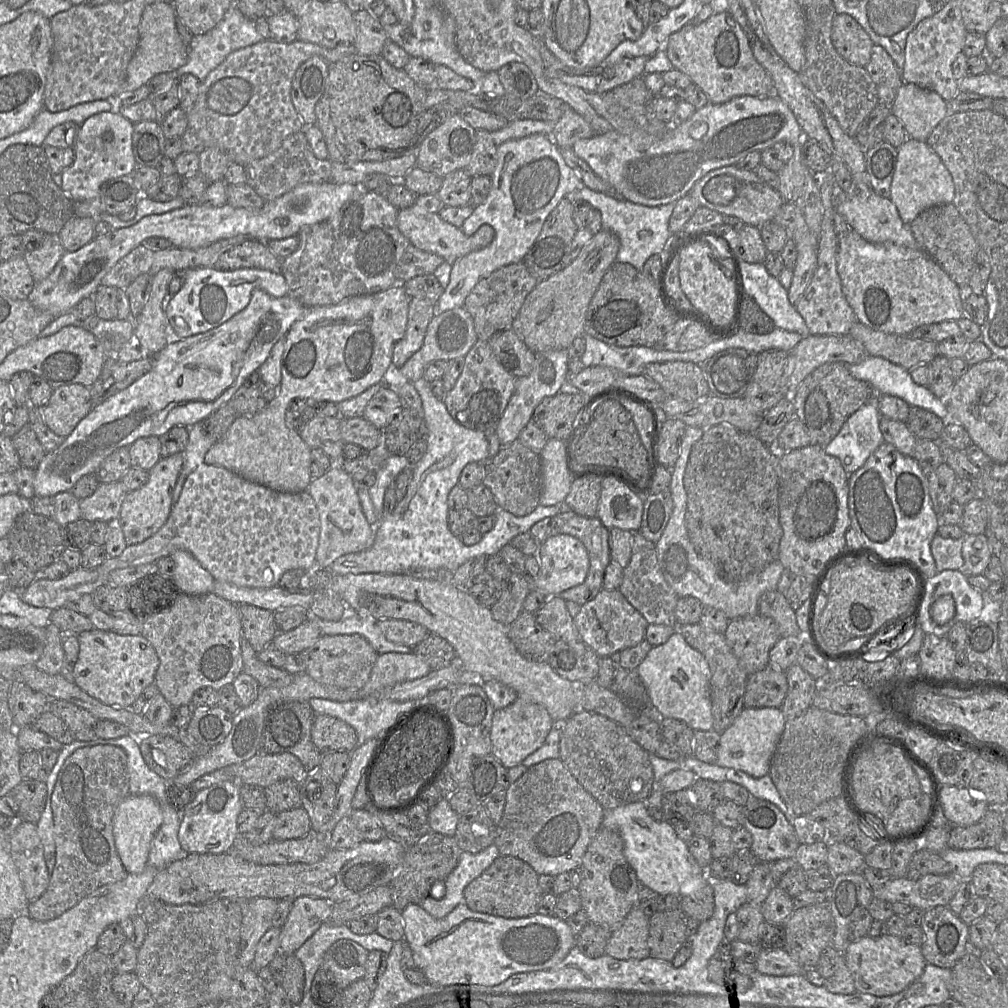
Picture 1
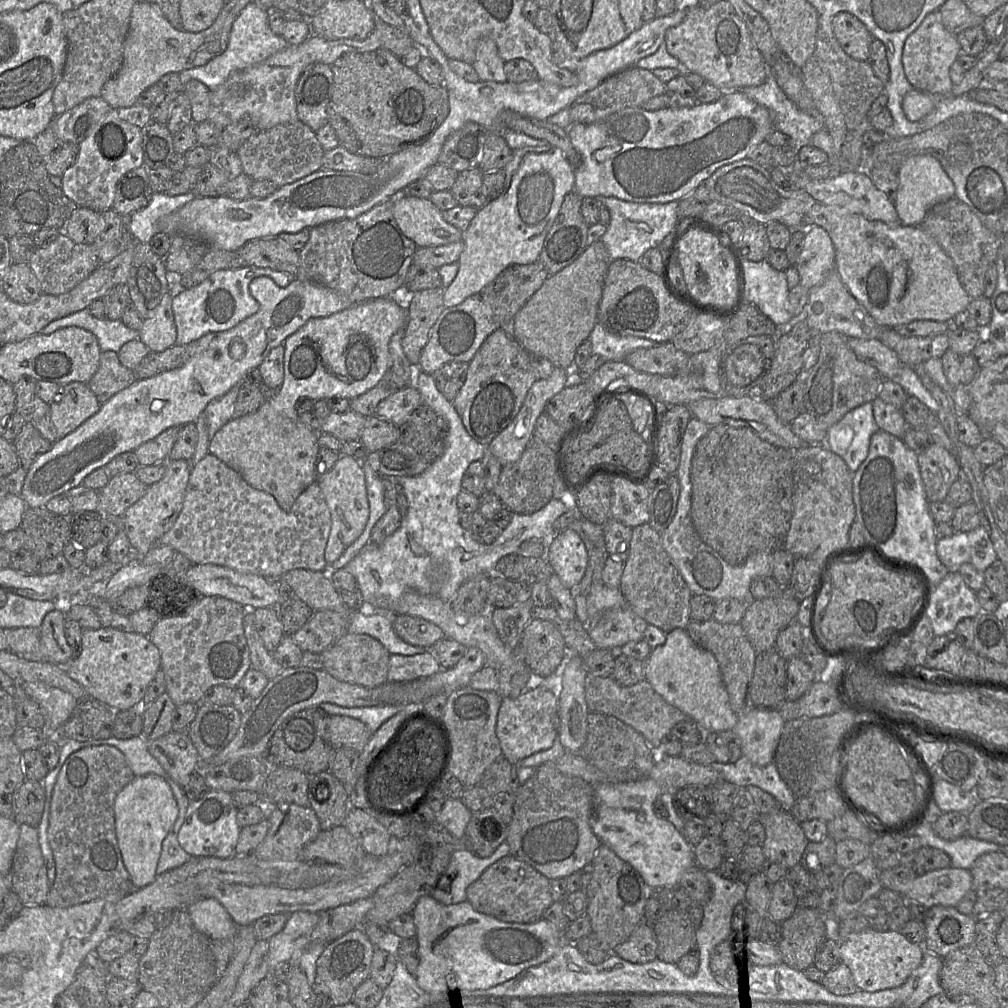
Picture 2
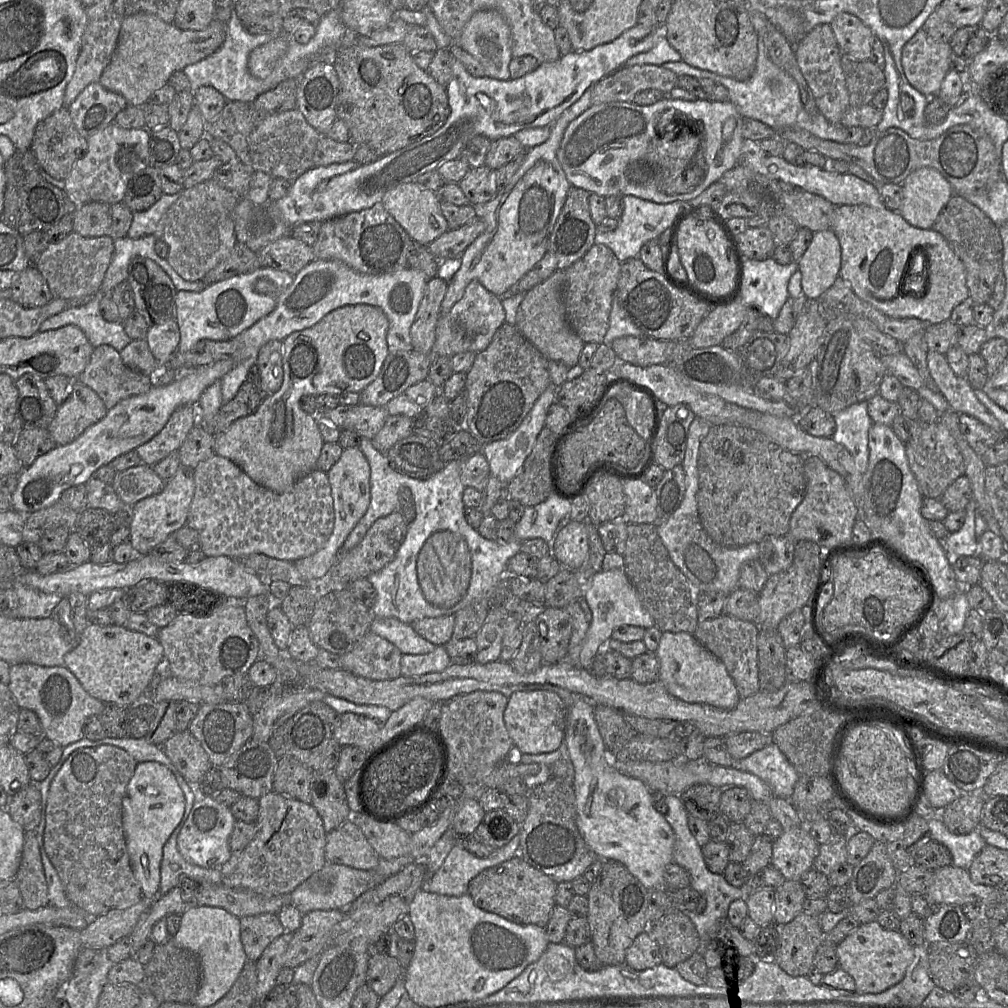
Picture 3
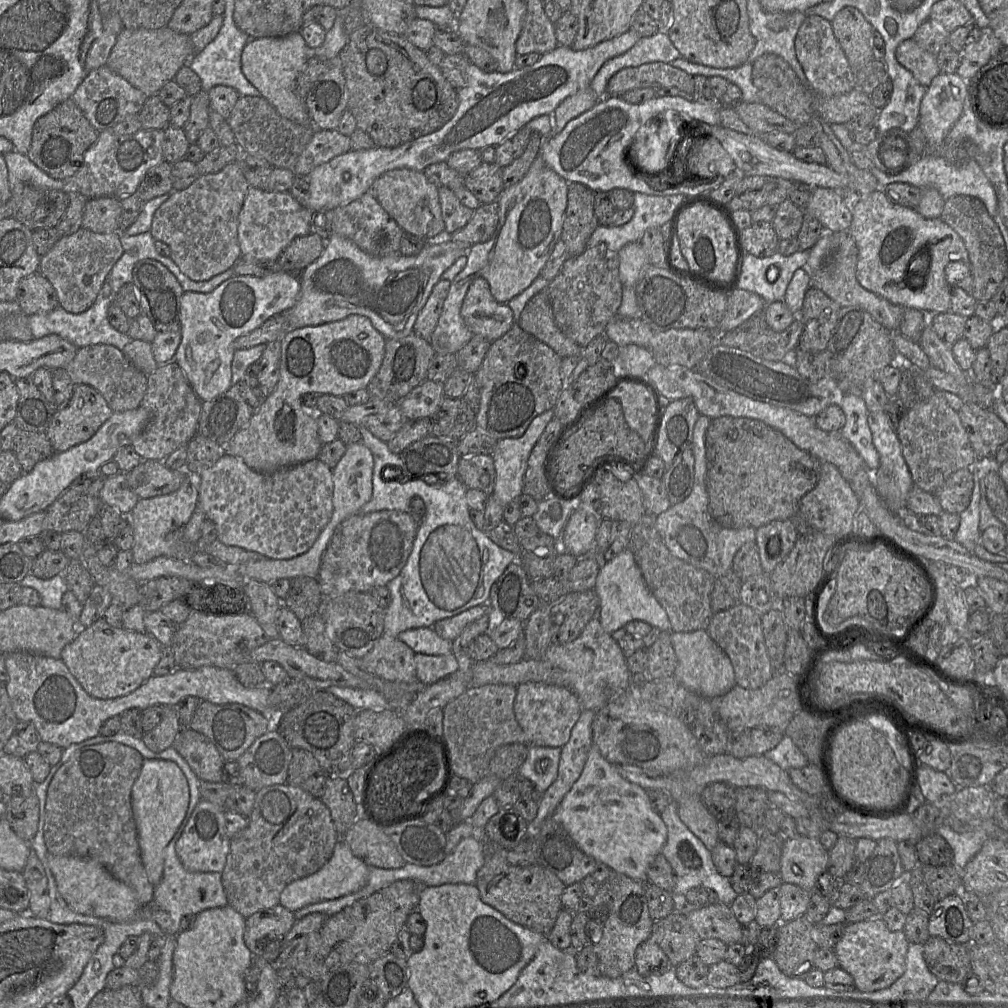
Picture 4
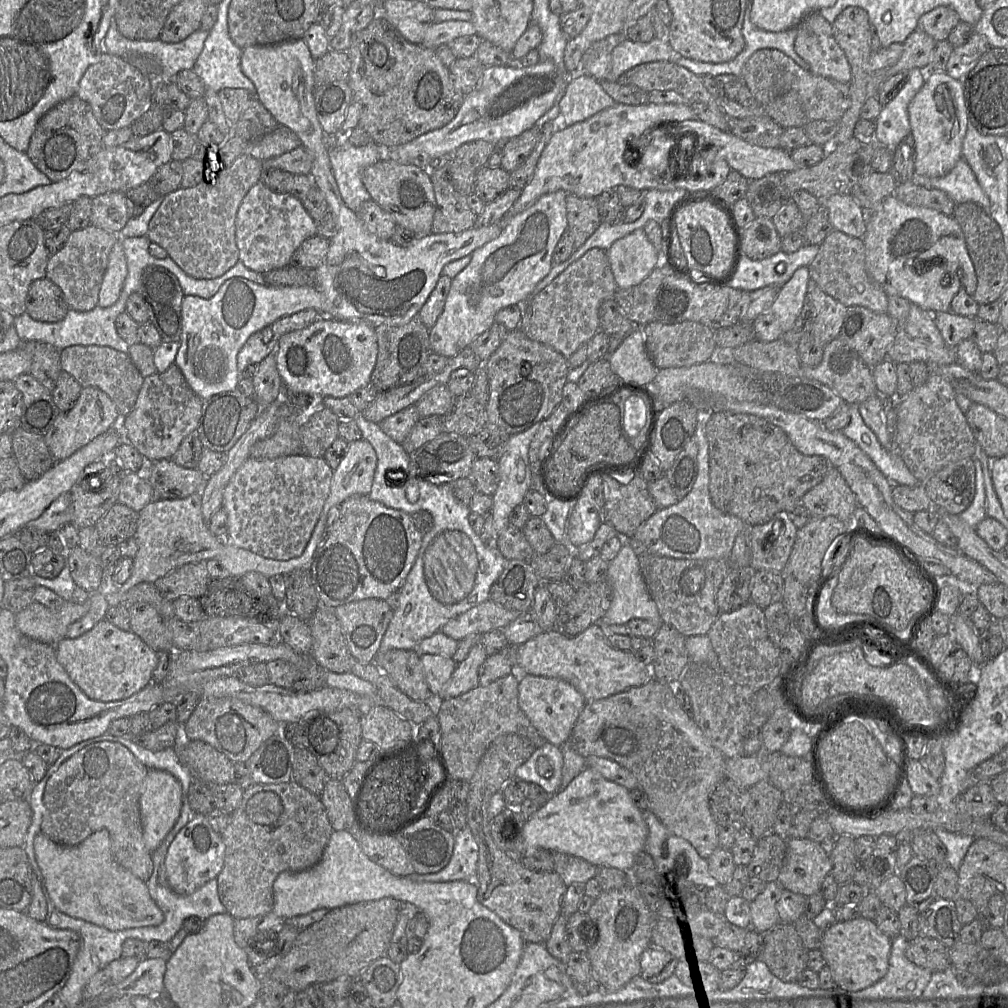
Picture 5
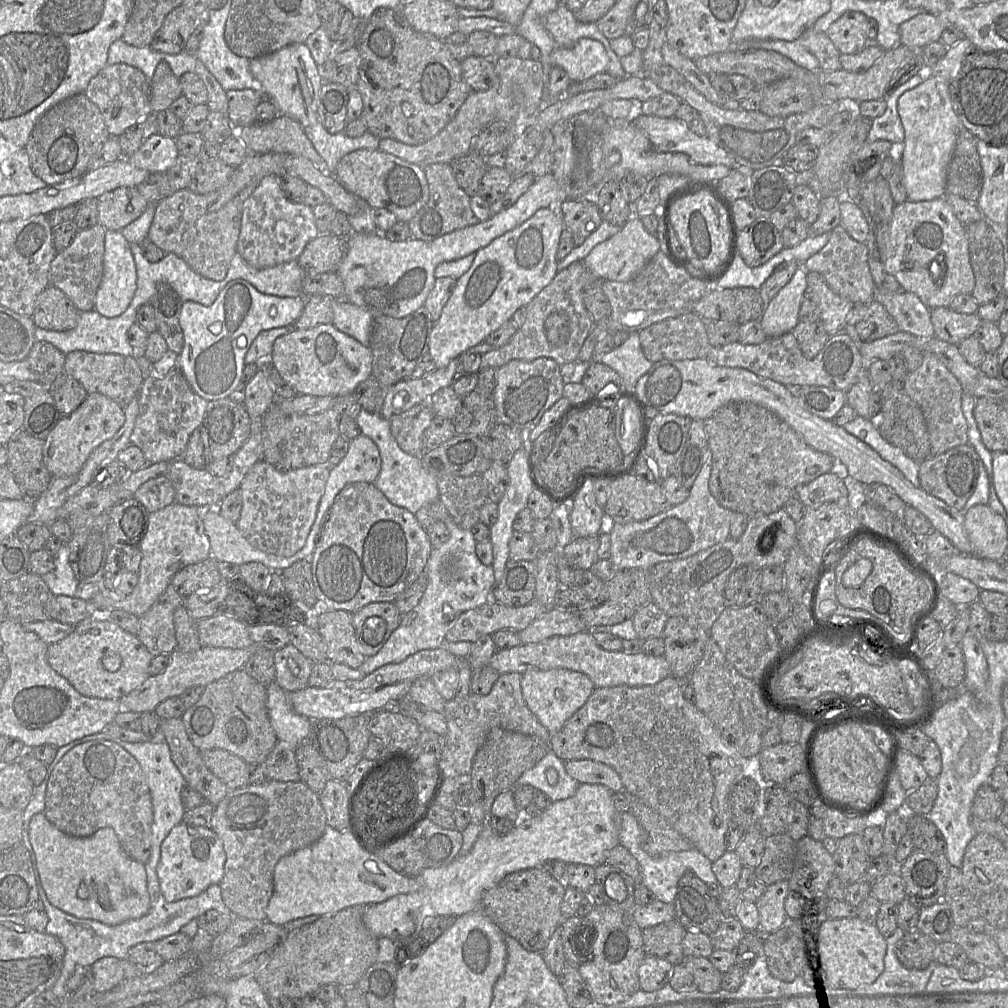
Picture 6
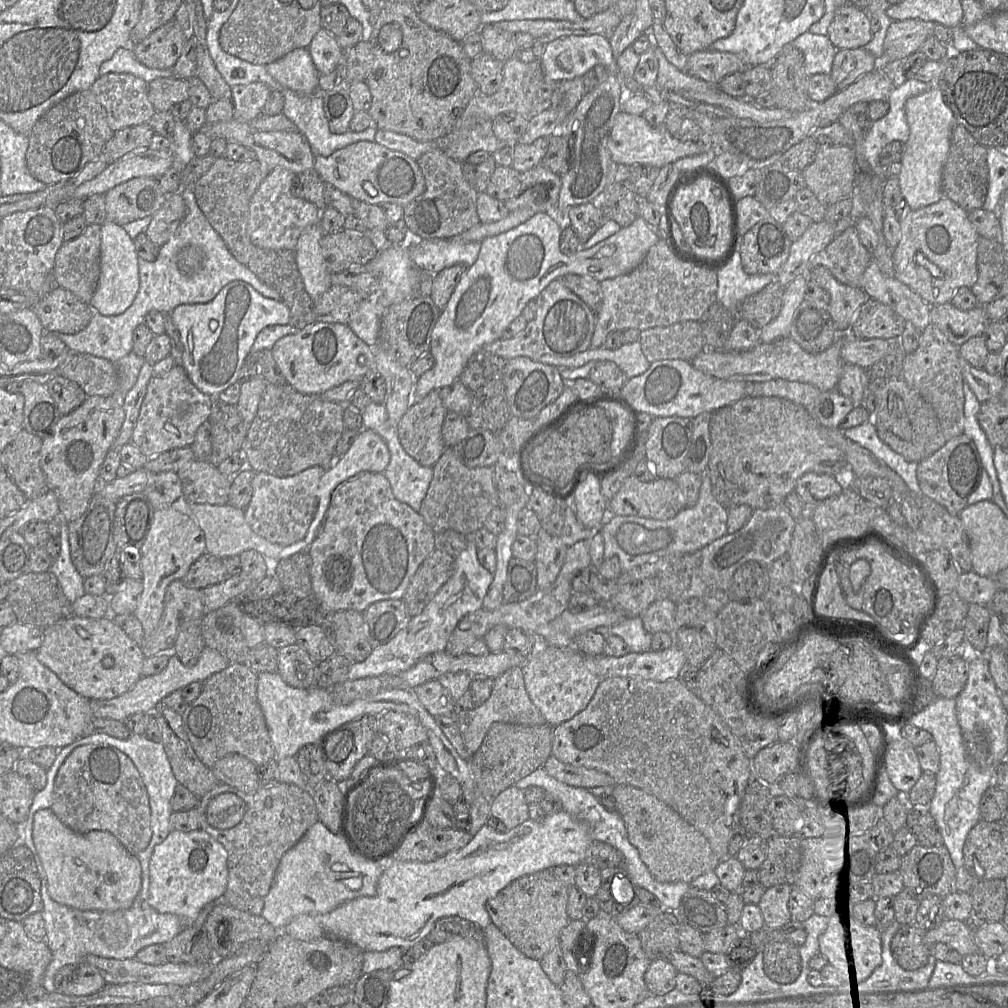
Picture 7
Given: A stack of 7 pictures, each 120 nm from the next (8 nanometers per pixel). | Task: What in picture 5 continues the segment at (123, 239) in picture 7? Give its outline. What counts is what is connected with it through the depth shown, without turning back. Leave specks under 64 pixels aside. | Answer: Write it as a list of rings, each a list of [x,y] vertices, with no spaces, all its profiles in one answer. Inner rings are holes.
[[[120,238],[108,257],[108,265],[99,292],[98,306],[112,306],[119,298],[128,273],[126,256]]]

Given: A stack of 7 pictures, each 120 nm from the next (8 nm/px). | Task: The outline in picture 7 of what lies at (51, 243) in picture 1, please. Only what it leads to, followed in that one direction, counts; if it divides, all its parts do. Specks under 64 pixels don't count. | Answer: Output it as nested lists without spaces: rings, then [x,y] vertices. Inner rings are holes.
[[[90,224],[77,238],[64,242],[58,250],[53,268],[55,284],[90,305],[100,277],[100,253],[101,225]]]

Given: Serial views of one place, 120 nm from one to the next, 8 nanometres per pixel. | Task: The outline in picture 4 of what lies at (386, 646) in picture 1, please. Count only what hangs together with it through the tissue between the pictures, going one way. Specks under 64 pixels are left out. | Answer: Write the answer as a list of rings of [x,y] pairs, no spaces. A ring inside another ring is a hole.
[[[432,627],[405,630],[397,639],[408,645],[415,653],[445,655],[452,652],[452,641],[441,638]]]

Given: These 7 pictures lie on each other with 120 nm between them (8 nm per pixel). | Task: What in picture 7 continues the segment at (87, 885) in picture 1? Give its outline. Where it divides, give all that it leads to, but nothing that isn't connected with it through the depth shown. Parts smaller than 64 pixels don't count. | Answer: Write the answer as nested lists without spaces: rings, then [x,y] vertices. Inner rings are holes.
[[[107,744],[80,746],[68,756],[55,778],[50,809],[74,832],[111,833],[135,856],[151,841],[151,809],[143,780],[132,760]]]

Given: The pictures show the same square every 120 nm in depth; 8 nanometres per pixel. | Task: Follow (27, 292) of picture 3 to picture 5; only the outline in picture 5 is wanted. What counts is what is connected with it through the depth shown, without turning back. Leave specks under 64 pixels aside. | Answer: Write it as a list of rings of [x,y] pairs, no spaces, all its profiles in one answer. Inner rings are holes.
[[[48,278],[33,281],[26,297],[26,313],[41,322],[58,322],[70,310],[59,286]]]

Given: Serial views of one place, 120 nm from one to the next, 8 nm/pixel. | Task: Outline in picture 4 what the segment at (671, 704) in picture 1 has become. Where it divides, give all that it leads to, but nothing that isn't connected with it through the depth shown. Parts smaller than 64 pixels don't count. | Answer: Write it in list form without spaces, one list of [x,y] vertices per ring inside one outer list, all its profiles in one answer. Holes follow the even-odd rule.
[[[706,630],[672,631],[670,638],[677,657],[673,676],[686,689],[705,699],[712,699],[726,694],[736,685],[735,673],[729,657]]]

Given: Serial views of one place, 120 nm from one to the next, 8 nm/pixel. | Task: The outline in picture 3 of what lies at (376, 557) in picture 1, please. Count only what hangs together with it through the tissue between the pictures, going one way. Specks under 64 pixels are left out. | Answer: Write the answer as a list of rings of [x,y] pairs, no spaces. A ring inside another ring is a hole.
[[[361,438],[360,450],[370,466],[370,503],[366,513],[346,538],[341,551],[349,551],[357,546],[377,519],[399,510],[399,491],[402,488],[412,491],[416,507],[416,517],[408,525],[406,537],[396,557],[366,578],[377,592],[371,607],[374,617],[396,618],[411,624],[423,618],[454,615],[475,599],[489,599],[493,586],[506,574],[509,559],[520,552],[521,543],[533,538],[548,542],[568,520],[571,501],[551,493],[542,503],[525,508],[515,526],[514,541],[487,540],[465,519],[465,487],[461,482],[459,460],[448,462],[441,471],[429,478],[414,479],[393,470],[386,454],[377,451],[370,439]]]

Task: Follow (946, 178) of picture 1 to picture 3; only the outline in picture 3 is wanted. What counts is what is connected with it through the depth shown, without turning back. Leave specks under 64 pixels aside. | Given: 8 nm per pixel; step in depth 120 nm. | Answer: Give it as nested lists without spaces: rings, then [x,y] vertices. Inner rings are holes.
[[[923,167],[911,172],[901,184],[902,203],[898,211],[912,226],[931,229],[939,213],[954,195],[950,183],[934,168]]]

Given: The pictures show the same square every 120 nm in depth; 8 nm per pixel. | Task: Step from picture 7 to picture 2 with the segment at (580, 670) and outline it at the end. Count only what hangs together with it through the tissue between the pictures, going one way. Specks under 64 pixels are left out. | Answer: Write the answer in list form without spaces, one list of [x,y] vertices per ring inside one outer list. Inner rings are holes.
[[[532,683],[517,697],[503,698],[496,723],[503,757],[518,766],[521,759],[549,749],[558,737],[559,723],[558,693],[552,686]]]

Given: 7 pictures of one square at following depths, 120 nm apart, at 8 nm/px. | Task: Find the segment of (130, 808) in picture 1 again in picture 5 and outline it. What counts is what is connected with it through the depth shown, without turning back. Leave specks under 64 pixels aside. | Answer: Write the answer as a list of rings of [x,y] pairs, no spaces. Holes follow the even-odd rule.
[[[149,769],[140,796],[146,847],[154,852],[177,822],[182,808],[180,782],[169,772]]]

